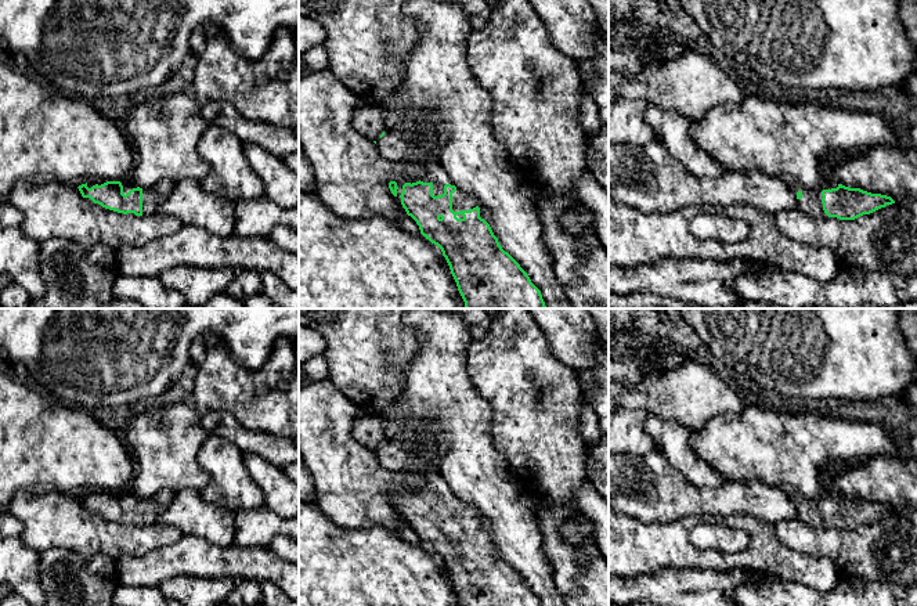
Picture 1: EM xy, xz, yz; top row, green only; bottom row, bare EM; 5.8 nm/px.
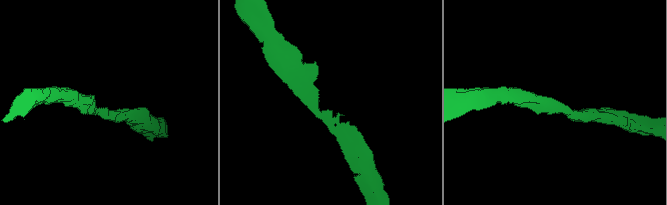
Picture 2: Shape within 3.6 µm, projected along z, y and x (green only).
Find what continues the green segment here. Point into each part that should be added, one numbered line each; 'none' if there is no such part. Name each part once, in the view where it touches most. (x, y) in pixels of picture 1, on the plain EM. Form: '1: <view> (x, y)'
1: xz (461, 511)

